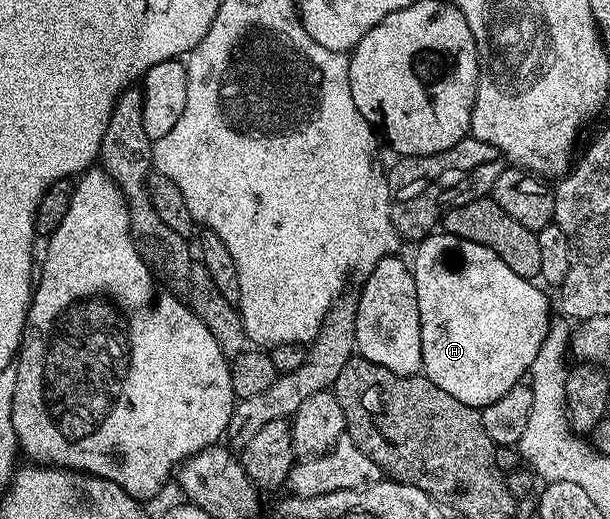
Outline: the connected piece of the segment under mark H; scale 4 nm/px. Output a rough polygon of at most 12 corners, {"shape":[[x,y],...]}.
{"shape":[[433,232],[410,265],[422,373],[477,408],[521,385],[548,298]]}

